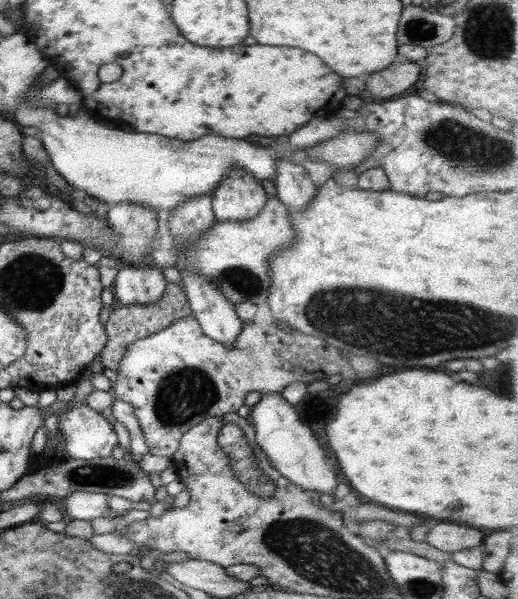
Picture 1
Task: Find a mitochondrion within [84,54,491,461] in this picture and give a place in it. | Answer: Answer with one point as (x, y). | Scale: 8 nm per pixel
(187, 392)

